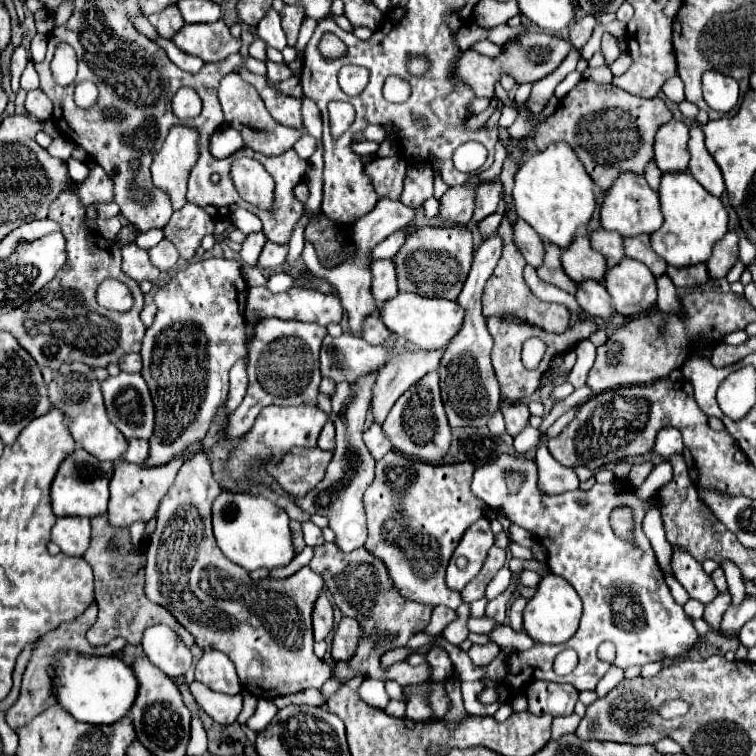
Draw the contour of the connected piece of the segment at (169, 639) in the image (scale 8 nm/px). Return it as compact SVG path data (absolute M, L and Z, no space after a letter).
M155 624L147 628L141 638L141 648L151 664L171 678L185 674L191 668L191 650L169 626Z

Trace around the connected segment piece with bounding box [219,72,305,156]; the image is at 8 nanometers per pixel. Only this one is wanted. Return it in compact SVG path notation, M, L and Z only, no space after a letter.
M231 72L227 74L223 80L221 80L221 86L219 86L219 102L221 102L221 108L223 108L223 114L225 114L225 122L229 126L233 126L235 130L241 132L243 136L243 142L247 148L259 152L259 154L267 154L267 156L279 156L283 152L287 152L289 148L293 148L293 144L305 136L305 130L293 130L293 128L285 128L281 124L277 124L271 114L267 112L259 92L249 86L247 82L241 80L241 76L237 72Z

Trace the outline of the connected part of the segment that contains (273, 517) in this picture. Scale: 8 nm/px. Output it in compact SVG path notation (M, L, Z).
M223 490L211 508L213 514L213 534L223 550L223 554L243 566L245 570L257 570L257 568L277 568L285 566L293 560L295 550L291 542L291 532L289 532L289 516L285 510L277 508L271 500L255 494L235 494L229 490Z

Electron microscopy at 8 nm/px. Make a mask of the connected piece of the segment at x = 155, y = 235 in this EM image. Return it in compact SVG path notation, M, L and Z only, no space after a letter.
M151 229L141 233L136 239L136 244L144 250L149 250L149 248L156 246L163 238L162 229Z

